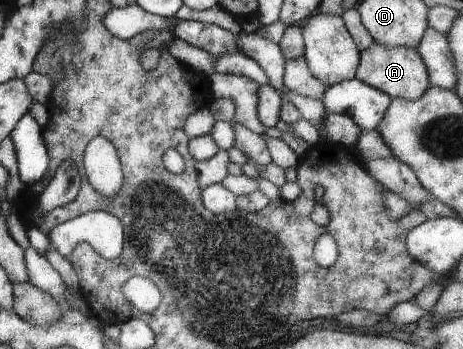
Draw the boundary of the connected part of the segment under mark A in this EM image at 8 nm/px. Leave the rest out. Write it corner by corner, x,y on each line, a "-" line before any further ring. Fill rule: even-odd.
374,41
366,50
359,53
355,77
391,98
402,98
408,101
418,99
430,84
425,63
414,48
386,47

